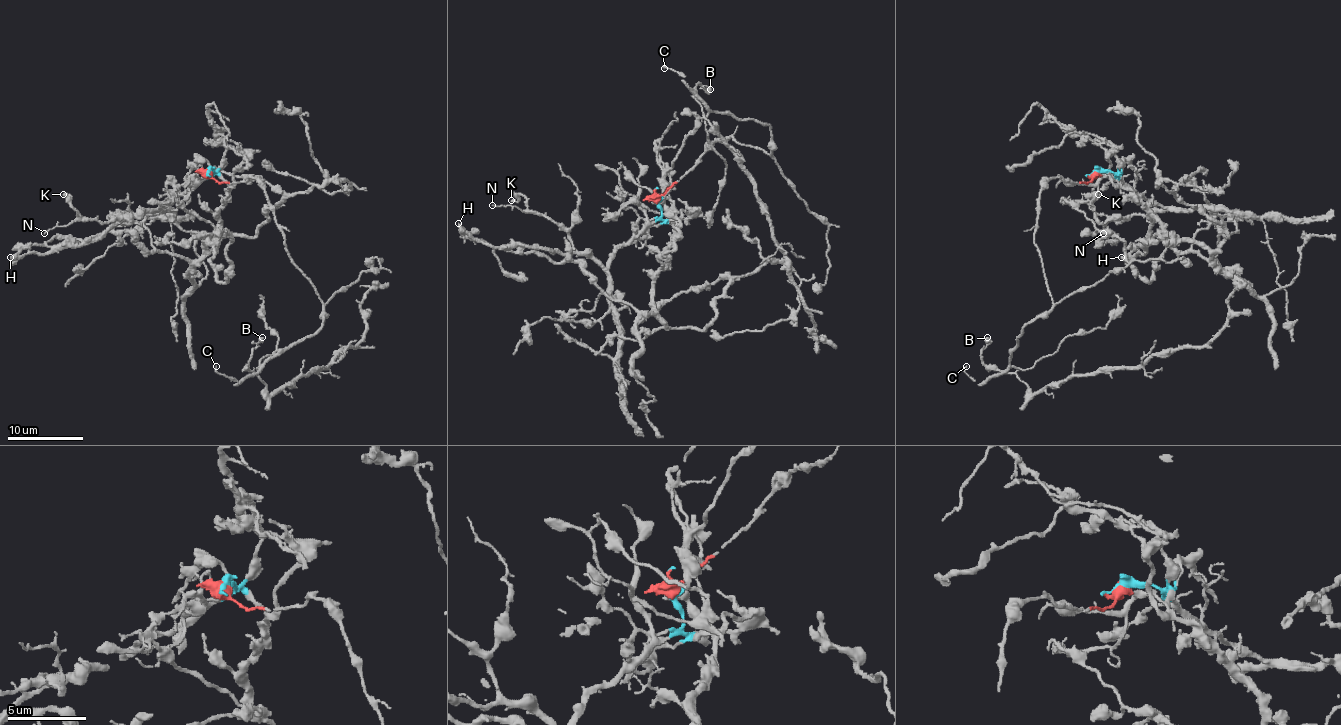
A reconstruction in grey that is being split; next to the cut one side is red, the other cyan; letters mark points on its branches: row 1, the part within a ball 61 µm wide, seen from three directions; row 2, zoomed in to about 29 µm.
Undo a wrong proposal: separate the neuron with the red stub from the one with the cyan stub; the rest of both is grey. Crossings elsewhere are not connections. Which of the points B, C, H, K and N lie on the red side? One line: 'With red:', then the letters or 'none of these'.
With red: B, C

